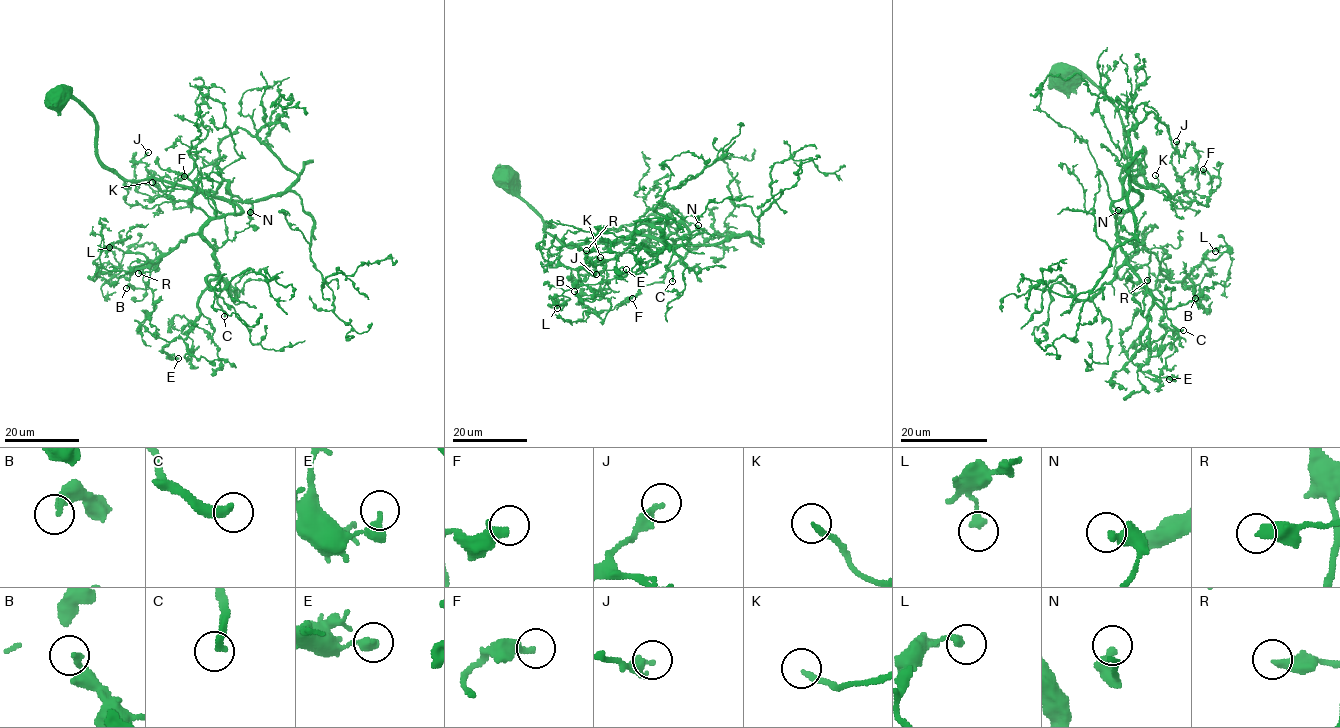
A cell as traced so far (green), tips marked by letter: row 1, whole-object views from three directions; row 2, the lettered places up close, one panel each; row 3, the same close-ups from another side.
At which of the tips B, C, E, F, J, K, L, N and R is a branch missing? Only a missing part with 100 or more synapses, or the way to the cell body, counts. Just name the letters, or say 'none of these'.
C

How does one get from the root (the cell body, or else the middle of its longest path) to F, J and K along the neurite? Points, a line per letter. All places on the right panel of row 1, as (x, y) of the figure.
F: (1065, 77), (1111, 102), (1142, 168), (1141, 200), (1114, 211), (1128, 174), (1207, 206), (1203, 169)
J: (1065, 77), (1111, 102), (1142, 168), (1141, 200), (1114, 211), (1128, 174), (1182, 190), (1176, 141)
K: (1065, 77), (1111, 102), (1142, 168), (1141, 200), (1112, 209), (1128, 174), (1144, 187), (1155, 175)

